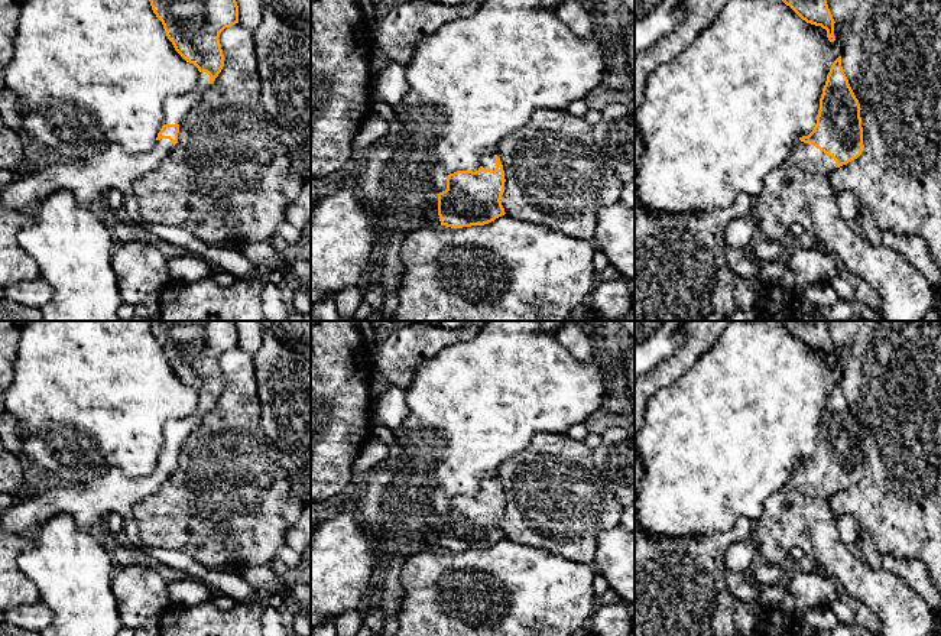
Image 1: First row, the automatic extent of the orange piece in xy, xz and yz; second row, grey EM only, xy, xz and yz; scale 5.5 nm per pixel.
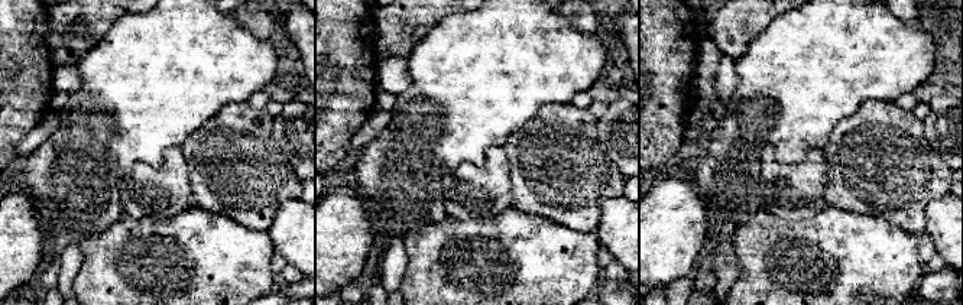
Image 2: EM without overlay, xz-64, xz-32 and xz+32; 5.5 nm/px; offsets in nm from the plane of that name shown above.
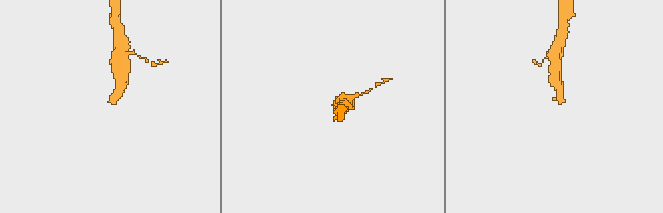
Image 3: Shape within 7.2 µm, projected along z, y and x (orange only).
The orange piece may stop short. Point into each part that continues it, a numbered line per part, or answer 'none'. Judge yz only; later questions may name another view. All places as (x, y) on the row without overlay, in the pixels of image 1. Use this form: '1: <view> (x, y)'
1: yz (805, 480)

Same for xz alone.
1: xz (487, 484)

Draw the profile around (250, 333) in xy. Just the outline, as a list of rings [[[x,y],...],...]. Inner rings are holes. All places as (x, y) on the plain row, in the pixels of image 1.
[[[236,321],[236,325],[239,330],[239,347],[254,357],[266,337],[260,321]]]

